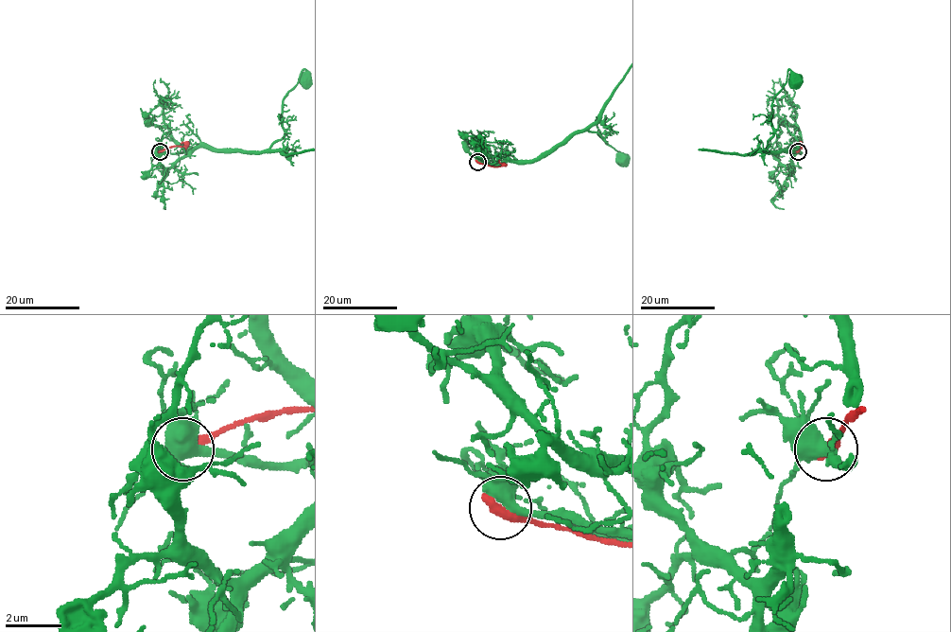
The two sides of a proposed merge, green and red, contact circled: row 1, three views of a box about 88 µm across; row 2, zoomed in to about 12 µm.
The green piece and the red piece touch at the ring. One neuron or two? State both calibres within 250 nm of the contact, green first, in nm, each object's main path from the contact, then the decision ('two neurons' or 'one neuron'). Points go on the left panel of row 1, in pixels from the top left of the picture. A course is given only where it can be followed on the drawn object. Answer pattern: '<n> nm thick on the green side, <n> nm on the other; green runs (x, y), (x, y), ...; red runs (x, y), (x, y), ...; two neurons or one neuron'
440 nm thick on the green side, 550 nm on the other; green runs (161, 150), (183, 152), (199, 147), (265, 150), (285, 133), (283, 97), (301, 76), (305, 78); red runs (161, 150), (181, 144); two neurons

